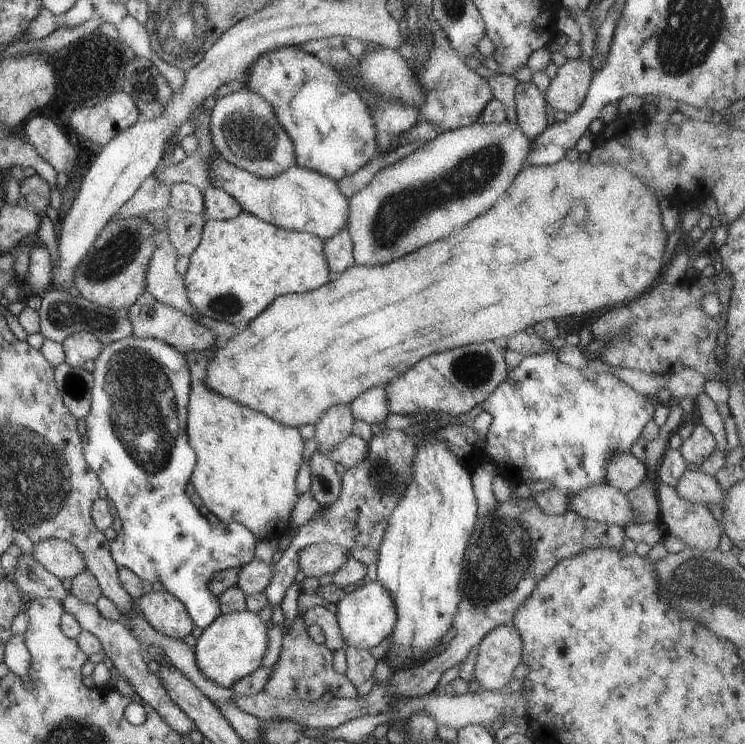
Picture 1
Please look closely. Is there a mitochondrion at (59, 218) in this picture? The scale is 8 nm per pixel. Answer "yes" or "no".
no

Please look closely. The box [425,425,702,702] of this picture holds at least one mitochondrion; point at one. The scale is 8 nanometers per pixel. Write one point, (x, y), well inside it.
(503, 557)

